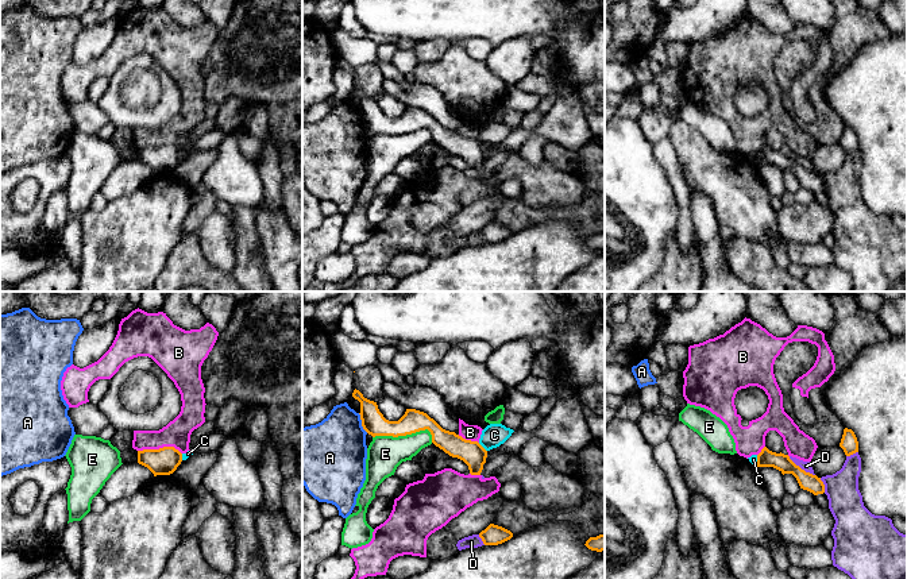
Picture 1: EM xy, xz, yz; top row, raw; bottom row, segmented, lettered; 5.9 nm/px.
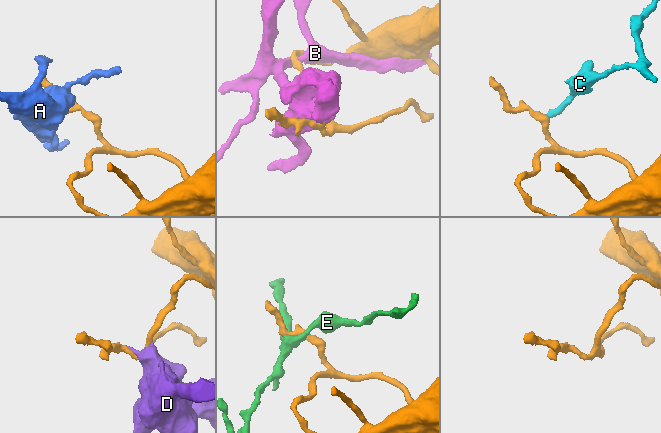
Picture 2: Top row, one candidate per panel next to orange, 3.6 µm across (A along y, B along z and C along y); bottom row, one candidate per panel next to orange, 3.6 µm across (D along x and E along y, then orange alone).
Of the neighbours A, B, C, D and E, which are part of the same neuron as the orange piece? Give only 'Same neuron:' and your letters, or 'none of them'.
Same neuron: none of them

